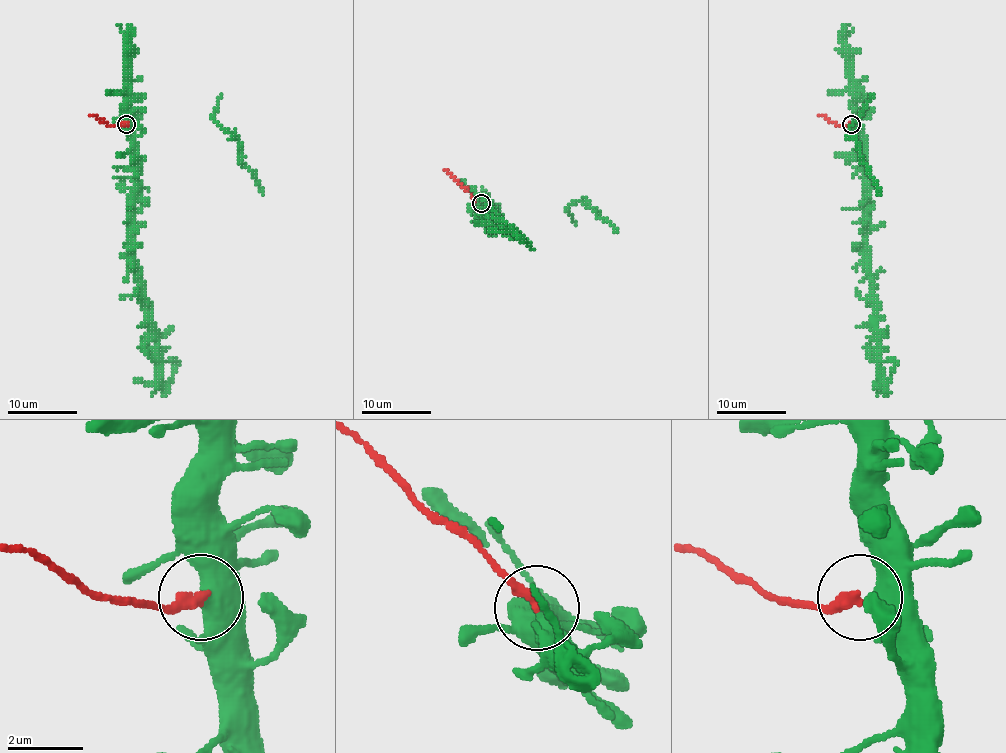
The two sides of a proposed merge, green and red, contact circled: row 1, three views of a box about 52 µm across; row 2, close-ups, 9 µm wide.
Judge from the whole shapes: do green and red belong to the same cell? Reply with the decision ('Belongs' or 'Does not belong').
Does not belong

